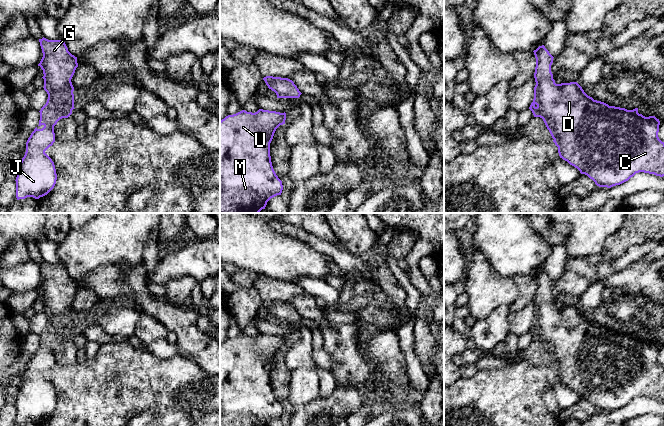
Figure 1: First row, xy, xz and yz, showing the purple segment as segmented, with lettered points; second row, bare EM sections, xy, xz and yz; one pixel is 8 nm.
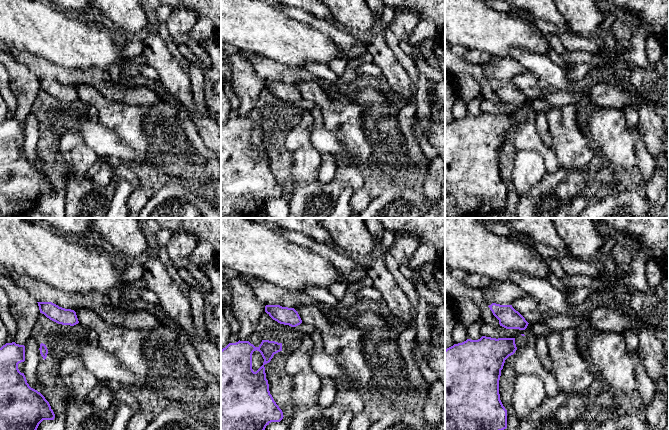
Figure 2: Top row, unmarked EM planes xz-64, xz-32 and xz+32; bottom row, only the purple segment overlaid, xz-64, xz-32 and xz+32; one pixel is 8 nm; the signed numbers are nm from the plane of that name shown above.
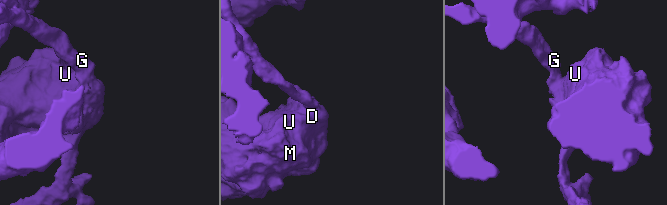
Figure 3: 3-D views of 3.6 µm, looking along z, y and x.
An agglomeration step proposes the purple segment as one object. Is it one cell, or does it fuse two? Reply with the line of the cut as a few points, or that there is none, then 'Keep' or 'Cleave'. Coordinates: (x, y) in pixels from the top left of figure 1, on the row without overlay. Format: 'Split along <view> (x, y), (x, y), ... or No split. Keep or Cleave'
No split. Keep

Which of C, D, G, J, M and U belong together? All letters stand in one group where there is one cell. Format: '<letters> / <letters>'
C D G J M U

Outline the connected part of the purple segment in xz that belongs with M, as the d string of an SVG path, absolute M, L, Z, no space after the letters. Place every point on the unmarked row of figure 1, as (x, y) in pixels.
M259 333L255 337L242 334L220 345L220 426L268 426L281 419L283 409L272 390L270 367L276 353L285 348L285 344L285 336Z

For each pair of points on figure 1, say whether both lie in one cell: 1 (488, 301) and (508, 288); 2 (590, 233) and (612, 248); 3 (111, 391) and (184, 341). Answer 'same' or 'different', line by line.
1: same
2: different
3: different

